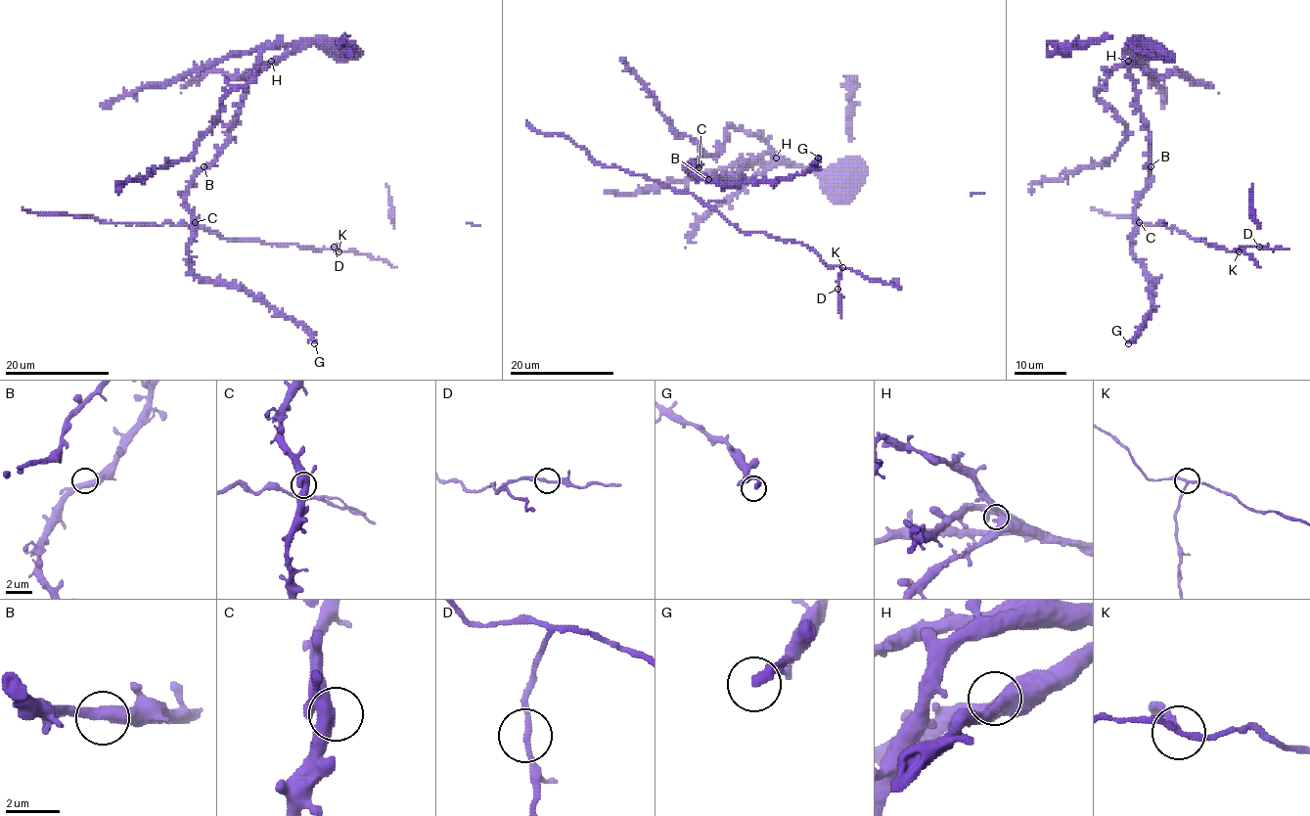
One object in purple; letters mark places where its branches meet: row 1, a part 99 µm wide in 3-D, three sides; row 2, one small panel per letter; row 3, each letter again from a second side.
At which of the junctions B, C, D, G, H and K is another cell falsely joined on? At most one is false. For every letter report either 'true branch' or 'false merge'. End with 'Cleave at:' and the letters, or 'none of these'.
B: true branch
C: true branch
D: true branch
G: true branch
H: true branch
K: false merge
Cleave at: K

